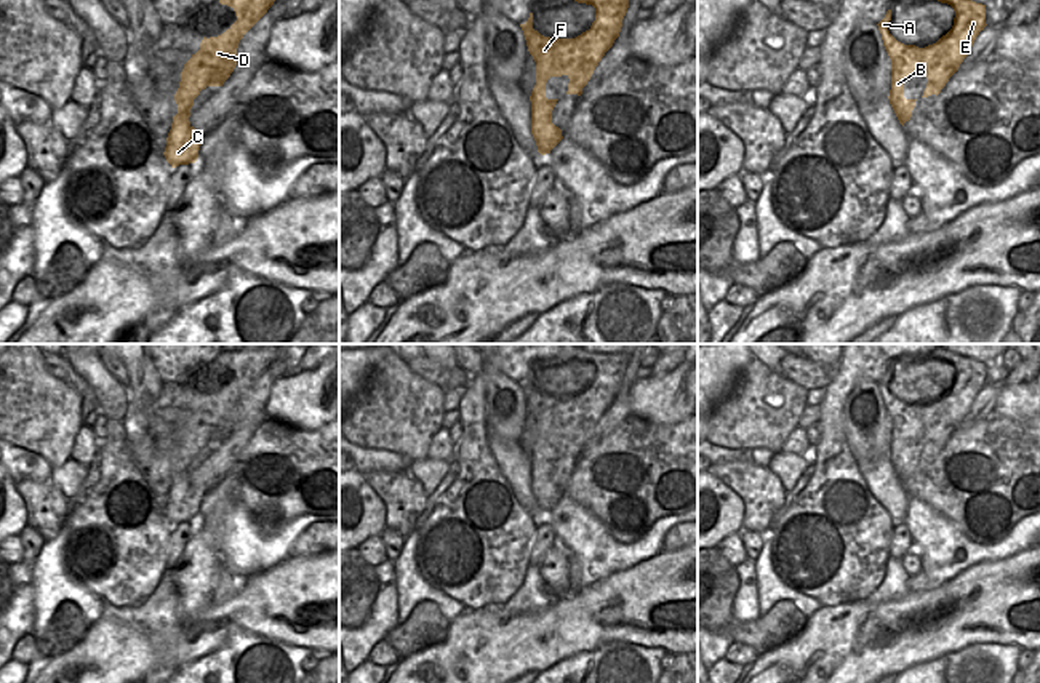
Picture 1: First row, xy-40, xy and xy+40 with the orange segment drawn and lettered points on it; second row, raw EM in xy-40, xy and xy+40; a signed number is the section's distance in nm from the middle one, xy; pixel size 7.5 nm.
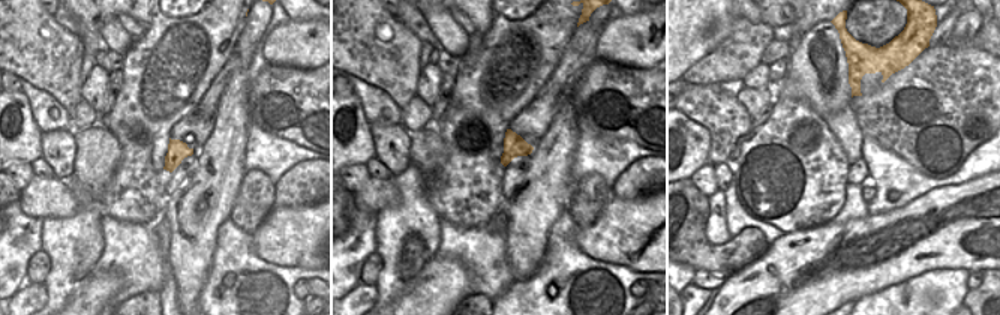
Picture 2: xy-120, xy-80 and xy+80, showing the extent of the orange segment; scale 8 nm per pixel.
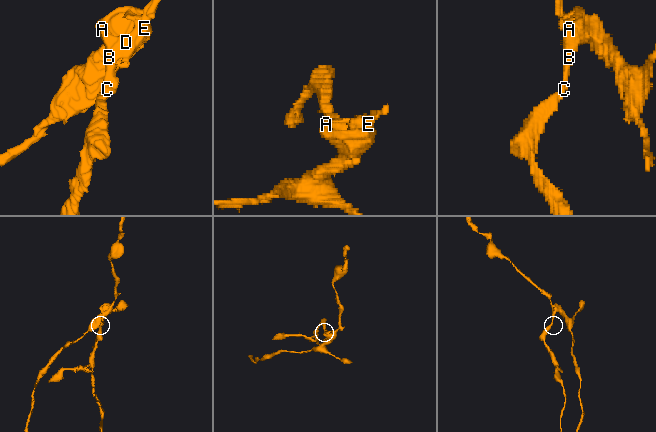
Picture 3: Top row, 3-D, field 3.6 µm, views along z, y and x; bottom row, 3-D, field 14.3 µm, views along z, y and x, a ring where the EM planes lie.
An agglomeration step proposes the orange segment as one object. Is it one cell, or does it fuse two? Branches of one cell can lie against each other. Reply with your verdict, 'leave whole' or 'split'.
split

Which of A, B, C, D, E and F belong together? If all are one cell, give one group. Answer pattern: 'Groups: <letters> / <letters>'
Groups: A B D E F / C

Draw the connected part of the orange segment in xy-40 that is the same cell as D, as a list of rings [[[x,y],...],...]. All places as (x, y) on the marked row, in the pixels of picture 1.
[[[219,0],[235,11],[237,21],[218,37],[203,37],[200,50],[184,64],[174,94],[178,114],[189,109],[206,86],[222,86],[237,66],[243,35],[267,13],[275,0]]]

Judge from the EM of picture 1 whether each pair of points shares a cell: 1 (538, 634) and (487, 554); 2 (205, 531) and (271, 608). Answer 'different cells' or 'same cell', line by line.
1: different cells
2: different cells

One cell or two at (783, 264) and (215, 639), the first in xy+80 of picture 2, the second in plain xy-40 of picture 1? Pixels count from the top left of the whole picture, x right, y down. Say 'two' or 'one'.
one

